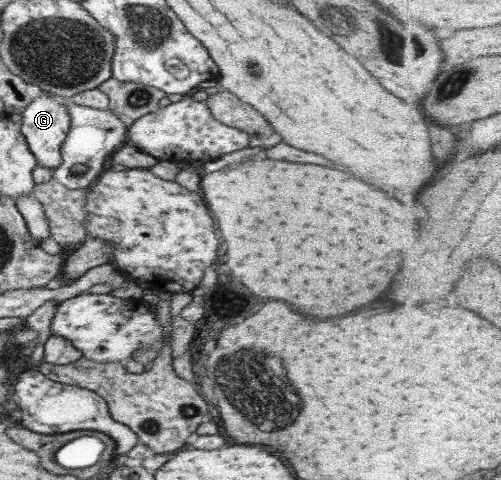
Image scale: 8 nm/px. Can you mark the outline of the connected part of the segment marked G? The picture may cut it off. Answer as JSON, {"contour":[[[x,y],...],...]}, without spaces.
{"contour":[[[39,92],[21,112],[21,133],[24,135],[28,150],[34,156],[36,164],[55,169],[61,163],[60,145],[70,126],[65,106],[49,92]]]}

